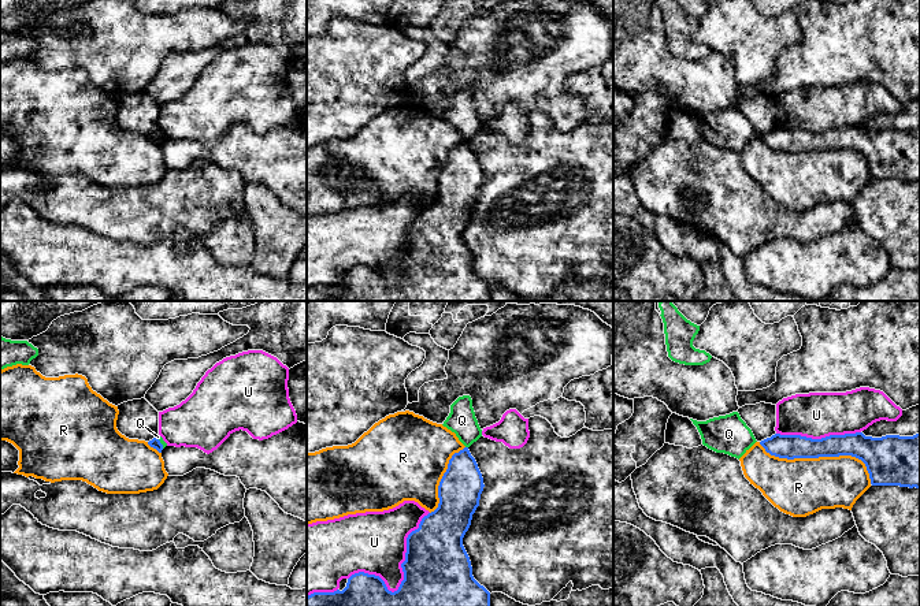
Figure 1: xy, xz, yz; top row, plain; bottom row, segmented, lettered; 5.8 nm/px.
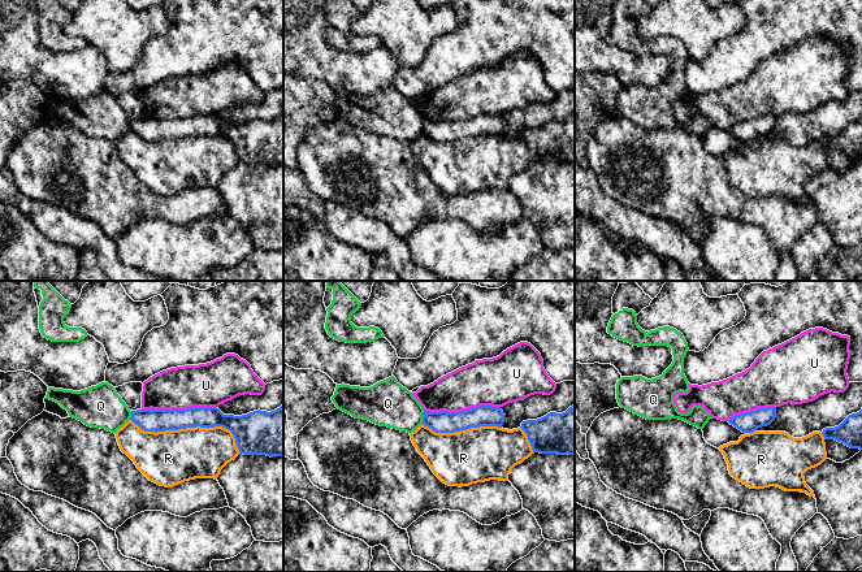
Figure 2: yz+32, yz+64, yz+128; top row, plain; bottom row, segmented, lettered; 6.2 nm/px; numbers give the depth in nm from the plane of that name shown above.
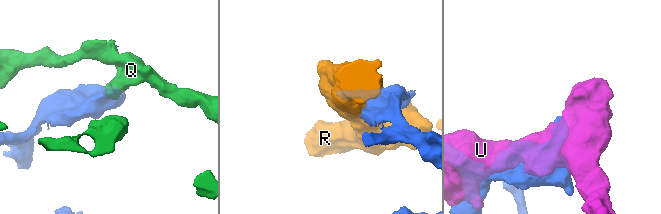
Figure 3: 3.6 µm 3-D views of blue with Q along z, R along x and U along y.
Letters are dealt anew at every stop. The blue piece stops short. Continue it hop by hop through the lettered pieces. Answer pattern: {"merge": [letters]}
{"merge": []}

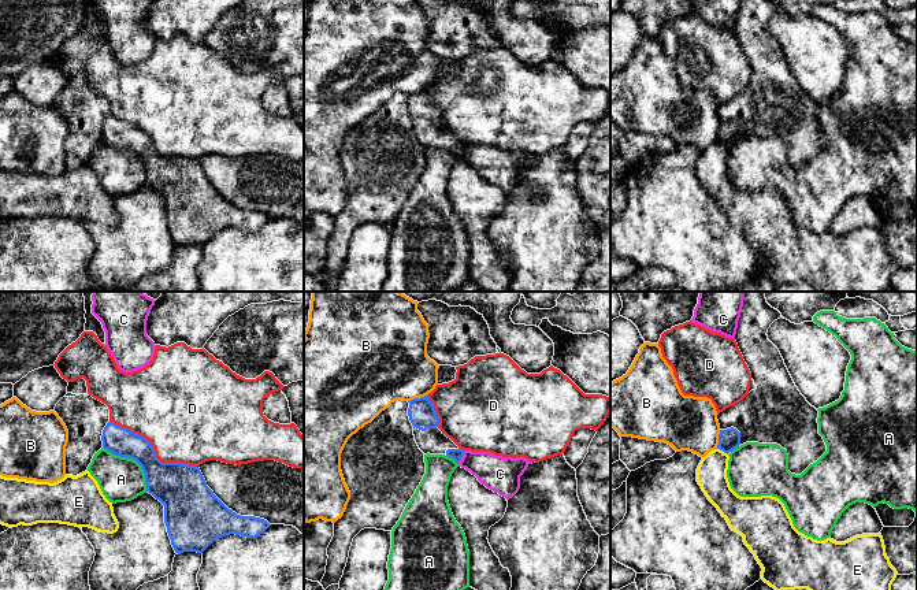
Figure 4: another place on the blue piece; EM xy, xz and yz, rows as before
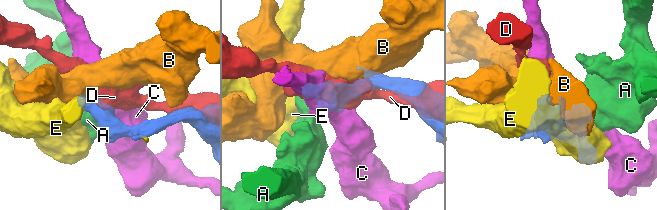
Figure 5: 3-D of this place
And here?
{"merge": []}

